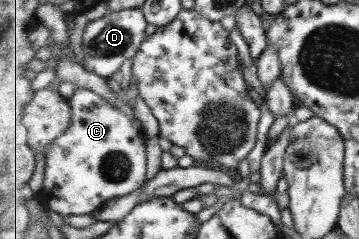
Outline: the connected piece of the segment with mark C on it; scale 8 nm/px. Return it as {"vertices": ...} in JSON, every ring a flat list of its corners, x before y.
{"vertices":[[77,88,70,99,72,124,69,130,49,147,37,184,28,191,32,204,43,204,63,215,93,214,109,201,129,196,145,184,147,179,147,145,136,122,117,109,98,93,87,88]]}

